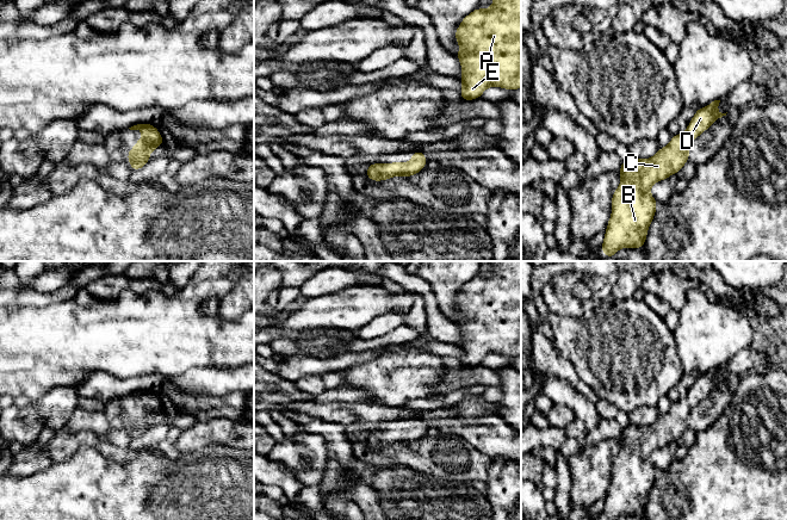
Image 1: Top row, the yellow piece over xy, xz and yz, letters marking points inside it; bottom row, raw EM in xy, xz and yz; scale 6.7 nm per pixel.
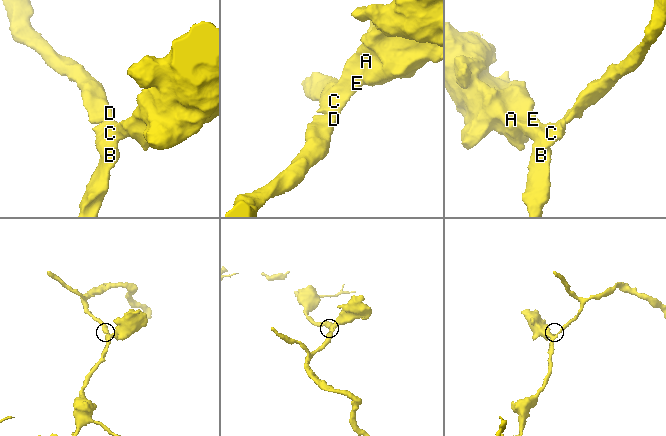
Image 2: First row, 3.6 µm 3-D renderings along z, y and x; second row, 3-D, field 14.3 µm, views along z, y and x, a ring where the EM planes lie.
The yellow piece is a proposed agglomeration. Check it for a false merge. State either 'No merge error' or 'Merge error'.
No merge error

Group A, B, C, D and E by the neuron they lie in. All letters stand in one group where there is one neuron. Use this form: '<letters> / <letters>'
A B C D E

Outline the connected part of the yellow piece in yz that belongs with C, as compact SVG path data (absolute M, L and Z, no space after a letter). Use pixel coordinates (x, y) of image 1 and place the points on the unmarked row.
M720 367L712 369L706 374L696 376L694 384L690 386L684 400L680 400L671 404L669 411L659 415L652 425L639 427L630 423L621 429L620 452L613 458L612 463L612 482L607 490L605 507L601 513L602 520L615 520L624 514L639 516L645 512L649 493L655 485L657 469L651 463L650 456L653 450L663 448L673 441L677 441L686 429L689 427L689 416L692 408L706 398L717 386L726 383L717 377Z

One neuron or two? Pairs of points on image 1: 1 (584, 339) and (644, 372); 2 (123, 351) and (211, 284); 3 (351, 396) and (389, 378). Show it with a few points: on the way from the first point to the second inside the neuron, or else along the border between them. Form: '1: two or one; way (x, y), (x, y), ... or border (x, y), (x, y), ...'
1: one; way (599, 344), (621, 350), (630, 358)
2: one; way (144, 334), (155, 333), (190, 298)
3: two; border (342, 382), (363, 389), (372, 402)

